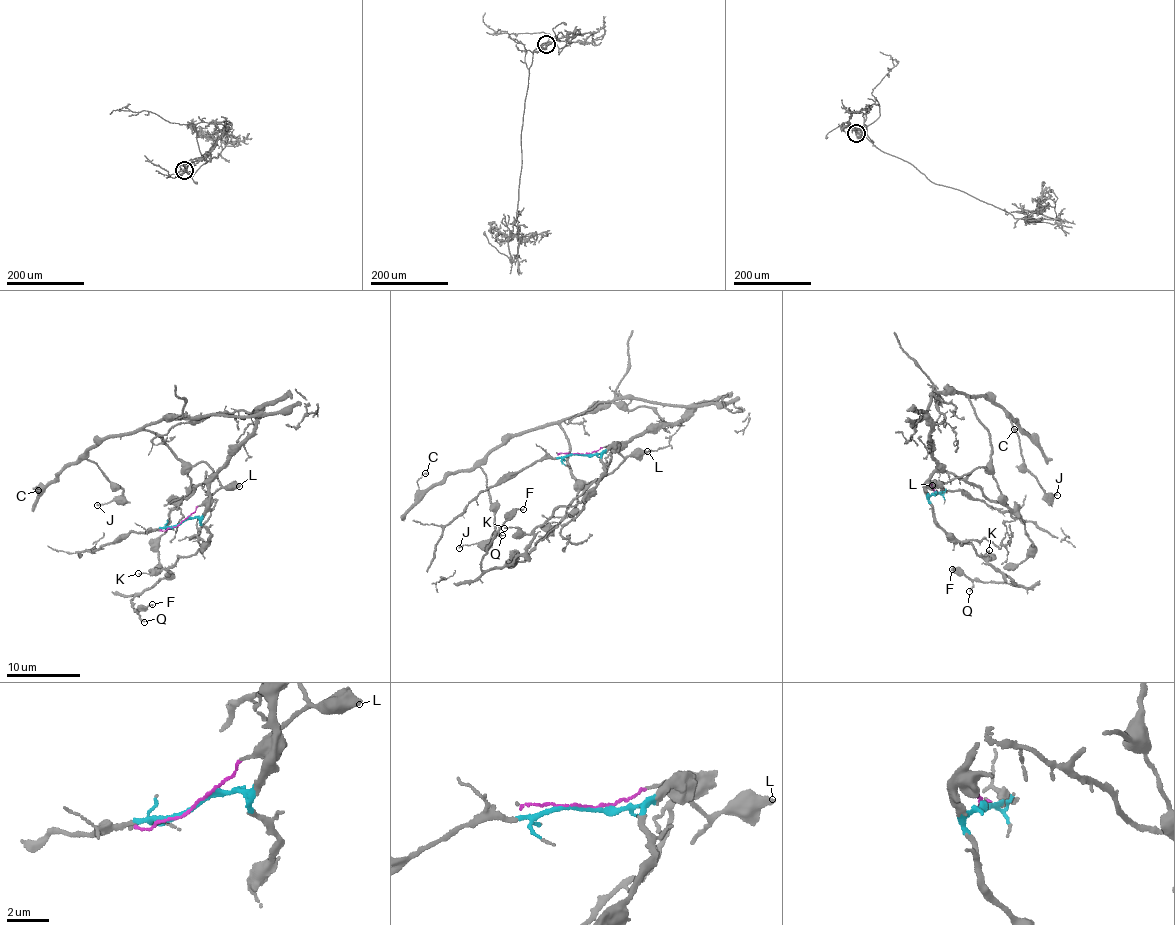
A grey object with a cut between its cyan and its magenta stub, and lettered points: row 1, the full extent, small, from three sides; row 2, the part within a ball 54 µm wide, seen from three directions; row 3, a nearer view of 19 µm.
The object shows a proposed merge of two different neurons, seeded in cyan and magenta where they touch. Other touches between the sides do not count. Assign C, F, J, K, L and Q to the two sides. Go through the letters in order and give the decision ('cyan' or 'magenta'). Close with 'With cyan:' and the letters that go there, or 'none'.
C: magenta
F: cyan
J: magenta
K: cyan
L: magenta
Q: cyan
With cyan: F, K, Q

